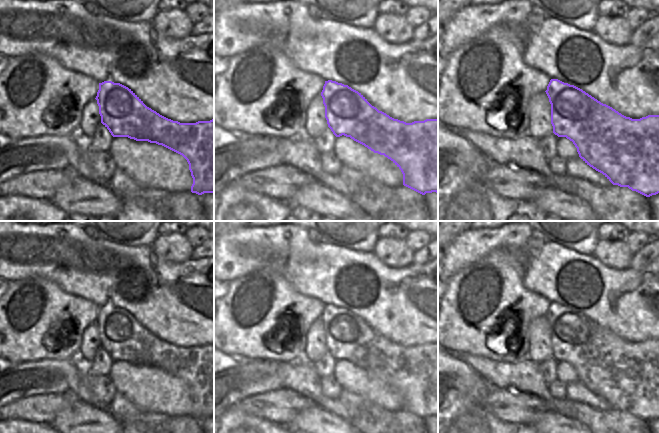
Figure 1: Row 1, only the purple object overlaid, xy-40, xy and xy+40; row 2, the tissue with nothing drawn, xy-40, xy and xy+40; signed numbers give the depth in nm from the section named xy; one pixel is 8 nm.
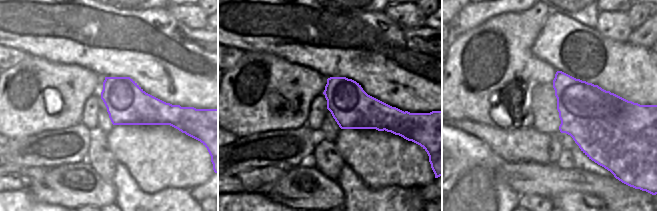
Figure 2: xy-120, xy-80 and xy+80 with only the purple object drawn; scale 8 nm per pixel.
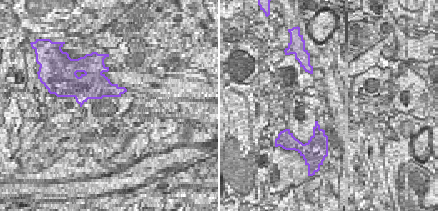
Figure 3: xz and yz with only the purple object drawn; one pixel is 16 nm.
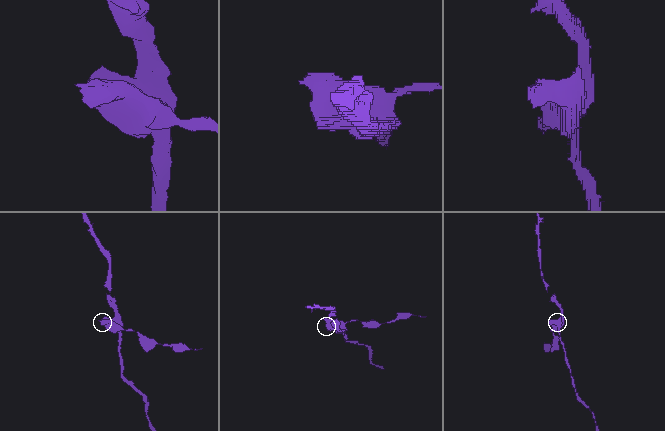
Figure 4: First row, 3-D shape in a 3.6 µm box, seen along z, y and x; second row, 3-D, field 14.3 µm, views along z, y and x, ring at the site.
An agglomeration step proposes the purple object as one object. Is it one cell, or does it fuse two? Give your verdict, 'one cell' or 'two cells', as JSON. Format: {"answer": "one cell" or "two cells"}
{"answer": "two cells"}

